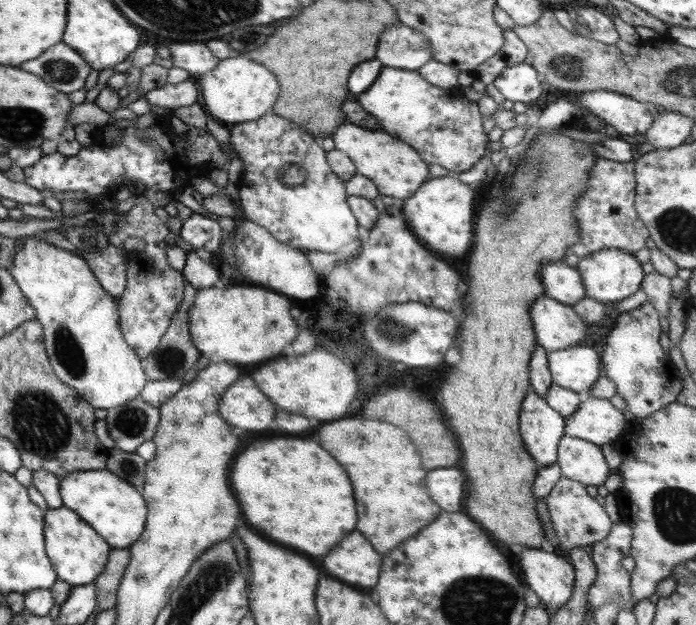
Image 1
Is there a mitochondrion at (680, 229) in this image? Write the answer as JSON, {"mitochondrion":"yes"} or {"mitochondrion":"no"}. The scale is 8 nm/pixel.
{"mitochondrion":"yes"}

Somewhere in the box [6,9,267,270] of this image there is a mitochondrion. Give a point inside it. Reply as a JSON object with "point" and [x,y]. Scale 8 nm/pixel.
{"point":[60,71]}

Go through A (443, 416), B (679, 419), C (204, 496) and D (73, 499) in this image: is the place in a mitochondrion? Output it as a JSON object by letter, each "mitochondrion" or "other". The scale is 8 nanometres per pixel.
{"A":"other","B":"other","C":"other","D":"other"}

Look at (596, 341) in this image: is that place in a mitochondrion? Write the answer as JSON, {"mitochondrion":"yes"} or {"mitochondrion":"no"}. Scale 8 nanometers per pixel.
{"mitochondrion":"no"}

